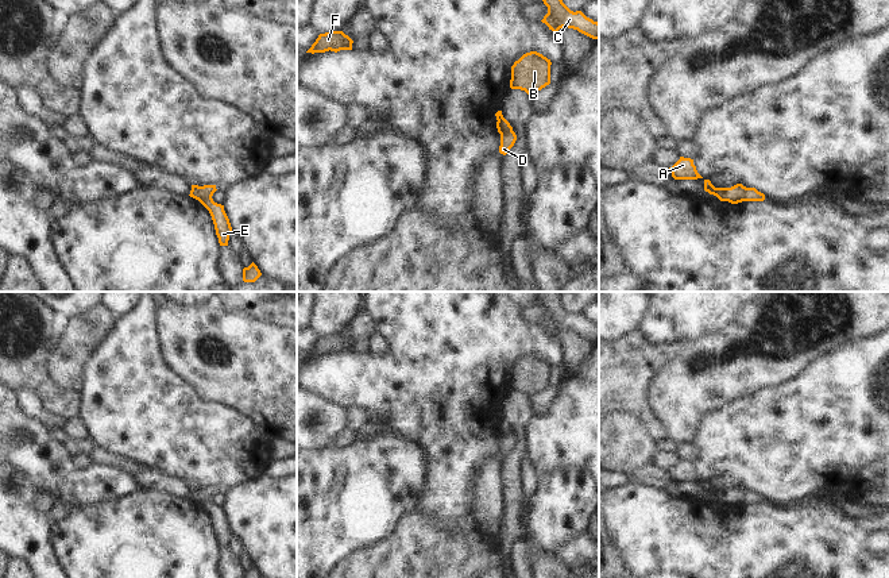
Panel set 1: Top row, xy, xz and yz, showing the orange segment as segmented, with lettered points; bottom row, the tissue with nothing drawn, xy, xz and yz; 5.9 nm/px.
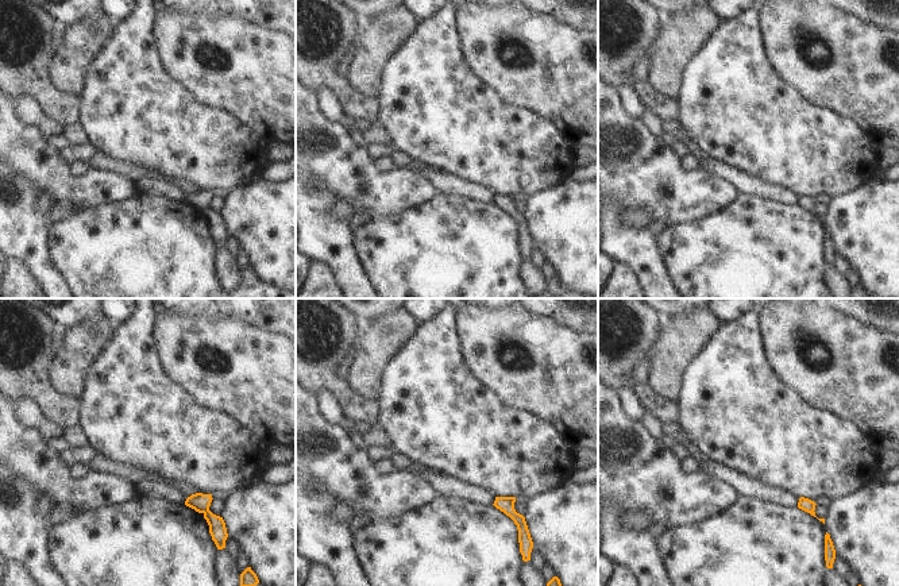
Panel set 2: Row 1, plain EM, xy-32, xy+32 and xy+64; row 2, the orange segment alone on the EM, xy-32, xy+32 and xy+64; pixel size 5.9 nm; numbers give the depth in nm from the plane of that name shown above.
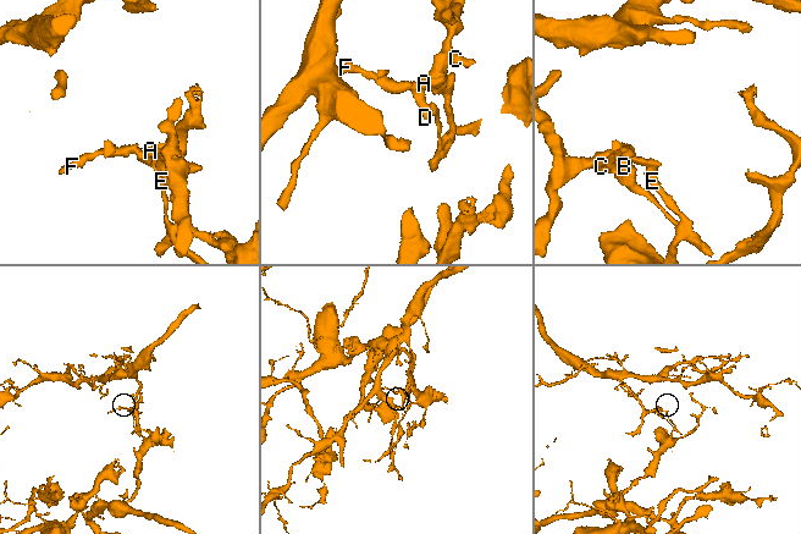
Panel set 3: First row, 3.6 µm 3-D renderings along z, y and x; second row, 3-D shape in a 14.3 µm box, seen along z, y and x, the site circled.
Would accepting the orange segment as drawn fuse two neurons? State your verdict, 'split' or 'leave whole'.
split

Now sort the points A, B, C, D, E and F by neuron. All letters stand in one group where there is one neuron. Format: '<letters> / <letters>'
A B C F / D E

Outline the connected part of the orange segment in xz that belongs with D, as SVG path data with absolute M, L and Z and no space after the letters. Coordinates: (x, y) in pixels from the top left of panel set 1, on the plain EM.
M514 434L509 436L500 436L500 448L499 448L499 455L506 458L510 451L514 448L517 443L517 438Z

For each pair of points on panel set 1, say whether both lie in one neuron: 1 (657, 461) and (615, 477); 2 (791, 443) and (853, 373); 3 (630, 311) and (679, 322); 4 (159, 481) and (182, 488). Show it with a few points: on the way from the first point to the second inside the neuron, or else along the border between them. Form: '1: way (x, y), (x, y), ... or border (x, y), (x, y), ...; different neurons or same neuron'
1: border (652, 462), (668, 471); different neurons
2: way (808, 426), (843, 390); same neuron
3: border (648, 305), (637, 328); different neurons
4: way (165, 484), (177, 488); same neuron

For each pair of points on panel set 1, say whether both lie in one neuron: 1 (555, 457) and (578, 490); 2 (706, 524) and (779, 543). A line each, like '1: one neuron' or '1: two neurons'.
1: two neurons
2: one neuron

